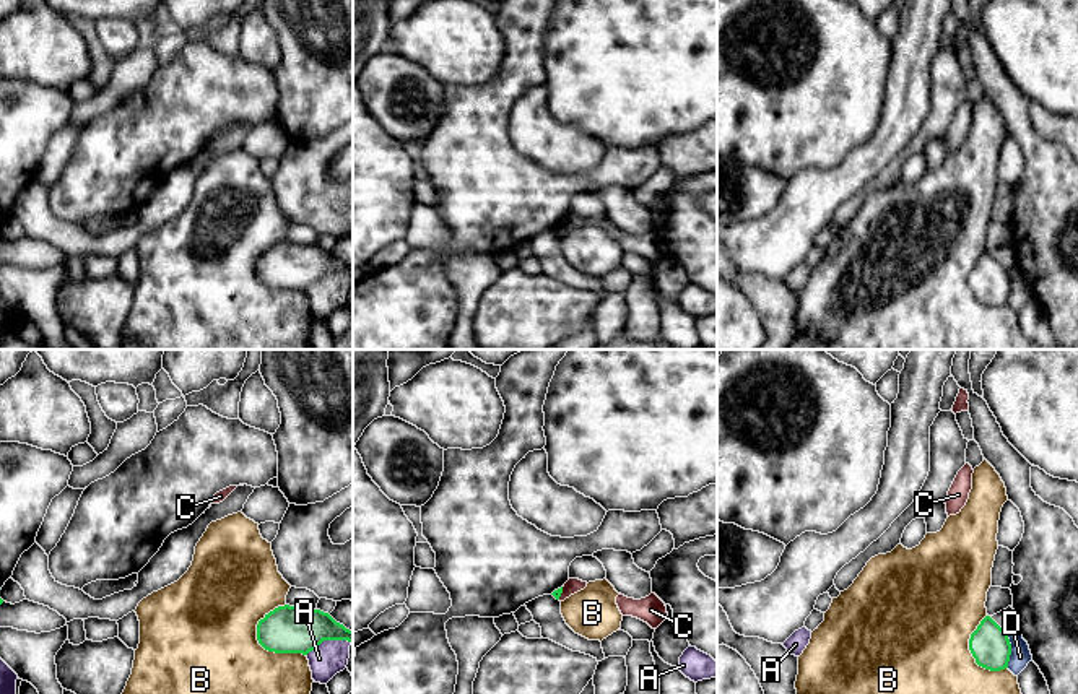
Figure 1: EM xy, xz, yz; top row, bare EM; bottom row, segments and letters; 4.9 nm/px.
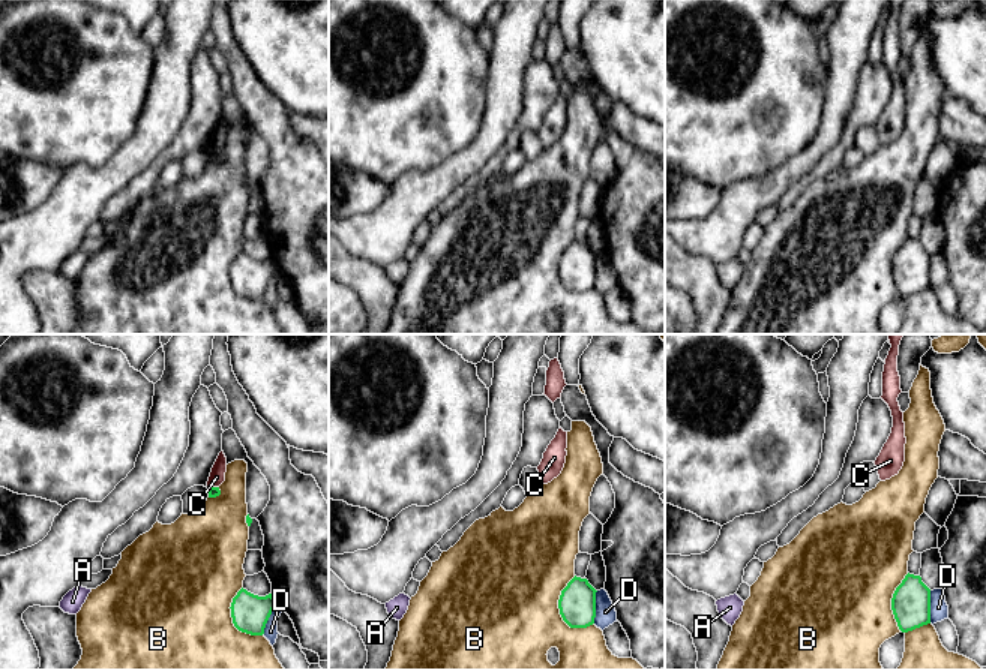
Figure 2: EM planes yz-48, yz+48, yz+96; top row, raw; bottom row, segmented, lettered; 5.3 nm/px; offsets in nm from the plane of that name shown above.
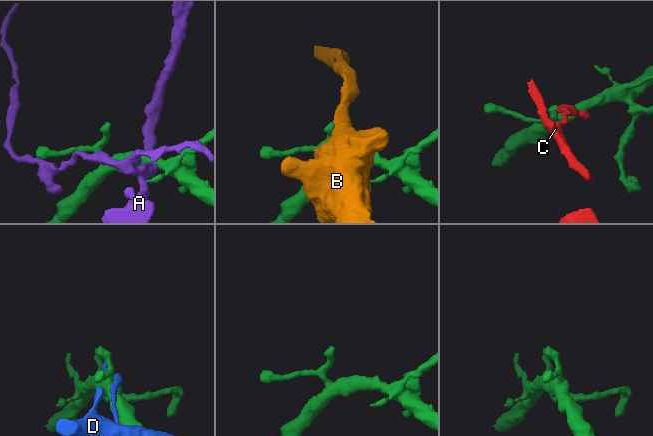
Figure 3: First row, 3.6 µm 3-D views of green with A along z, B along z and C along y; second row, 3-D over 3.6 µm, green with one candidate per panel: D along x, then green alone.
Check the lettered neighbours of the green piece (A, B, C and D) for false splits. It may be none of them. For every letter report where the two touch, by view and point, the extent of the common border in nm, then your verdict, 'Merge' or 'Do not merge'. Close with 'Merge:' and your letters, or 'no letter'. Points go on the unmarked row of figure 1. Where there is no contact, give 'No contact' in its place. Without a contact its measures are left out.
A: Touches green at xy (329, 275). Shared border 240 nm. Do not merge
B: Touches green at xy (272, 286). Shared border 300 nm. Do not merge
C: Touches green at xz (561, 228). Shared border 70 nm. Do not merge
D: Touches green at yz (1010, 286). Shared border 170 nm. Do not merge
Merge: no letter

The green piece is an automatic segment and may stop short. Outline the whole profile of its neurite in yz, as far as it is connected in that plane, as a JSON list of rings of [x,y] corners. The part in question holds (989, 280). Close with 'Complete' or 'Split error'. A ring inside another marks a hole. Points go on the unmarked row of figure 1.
[[[985,252],[971,270],[969,286],[976,299],[990,307],[1008,304],[1011,280],[1008,270],[990,254]]]. Complete

